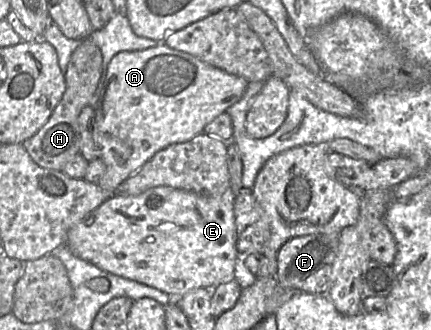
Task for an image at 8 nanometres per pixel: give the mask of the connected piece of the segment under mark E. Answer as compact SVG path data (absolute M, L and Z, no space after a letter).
M159 186L148 189L136 196L113 195L69 229L65 245L75 256L94 264L100 269L153 287L168 294L173 299L178 299L187 292L195 289L212 289L219 284L235 279L237 262L240 258L243 258L236 249L236 225L233 193L231 190L227 190L226 193L221 196L207 196L192 191Z

